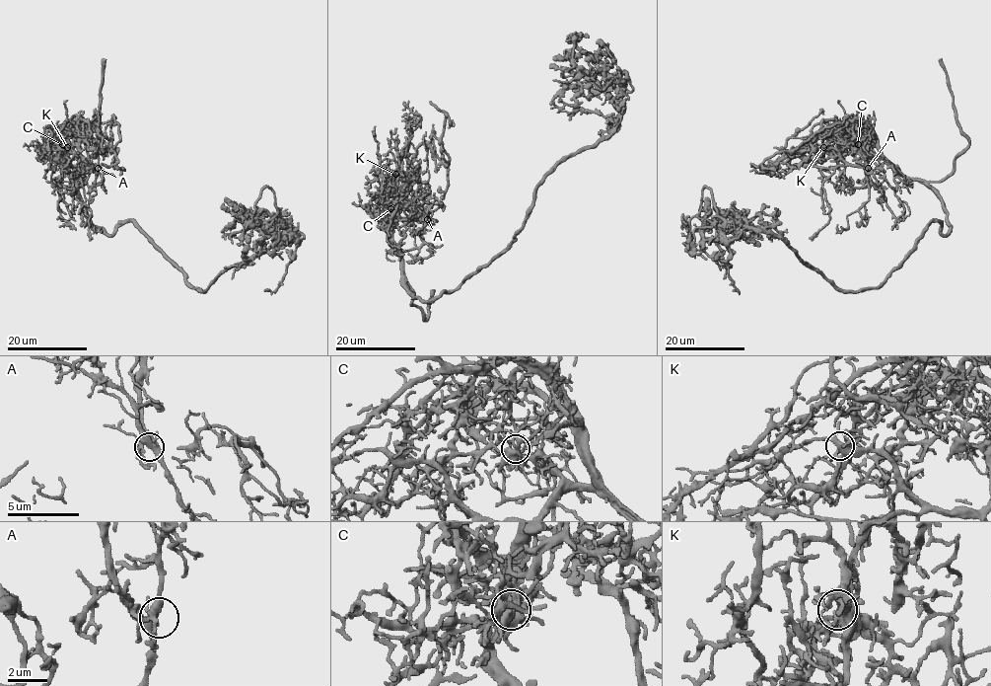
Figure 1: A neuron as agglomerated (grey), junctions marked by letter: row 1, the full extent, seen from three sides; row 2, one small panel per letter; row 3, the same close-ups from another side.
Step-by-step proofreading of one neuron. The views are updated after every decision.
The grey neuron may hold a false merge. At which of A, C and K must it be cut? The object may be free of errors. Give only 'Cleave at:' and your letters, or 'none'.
Cleave at: C

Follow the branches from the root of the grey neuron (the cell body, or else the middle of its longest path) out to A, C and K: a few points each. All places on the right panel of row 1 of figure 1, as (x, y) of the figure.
A: (919, 239), (934, 221), (943, 235), (951, 230), (941, 198), (908, 180), (876, 137), (866, 143), (868, 168)
C: (919, 239), (934, 221), (941, 225), (943, 235), (951, 230), (941, 198), (858, 145)
K: (919, 239), (934, 221), (943, 235), (951, 230), (931, 189), (906, 180), (881, 157), (848, 165), (823, 147)

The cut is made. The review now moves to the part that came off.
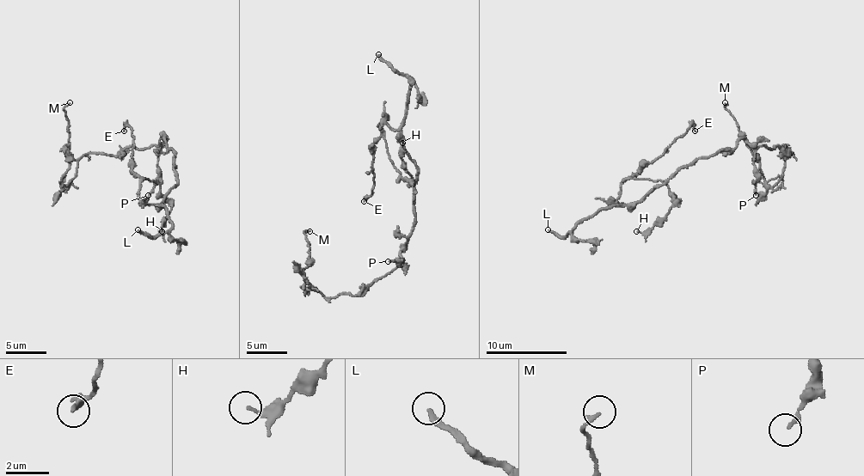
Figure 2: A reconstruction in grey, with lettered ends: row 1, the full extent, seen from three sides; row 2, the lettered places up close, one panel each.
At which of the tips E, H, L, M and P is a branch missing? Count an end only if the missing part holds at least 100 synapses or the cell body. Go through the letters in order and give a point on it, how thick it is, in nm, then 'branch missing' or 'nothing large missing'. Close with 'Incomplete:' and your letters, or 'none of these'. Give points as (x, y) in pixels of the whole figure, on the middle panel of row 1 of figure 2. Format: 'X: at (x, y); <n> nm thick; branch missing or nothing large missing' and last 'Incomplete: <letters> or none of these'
E: at (364, 201); 200 nm thick; nothing large missing
H: at (402, 143); 170 nm thick; nothing large missing
L: at (378, 54); 260 nm thick; branch missing
M: at (309, 231); 190 nm thick; nothing large missing
P: at (388, 261); 200 nm thick; nothing large missing
Incomplete: L

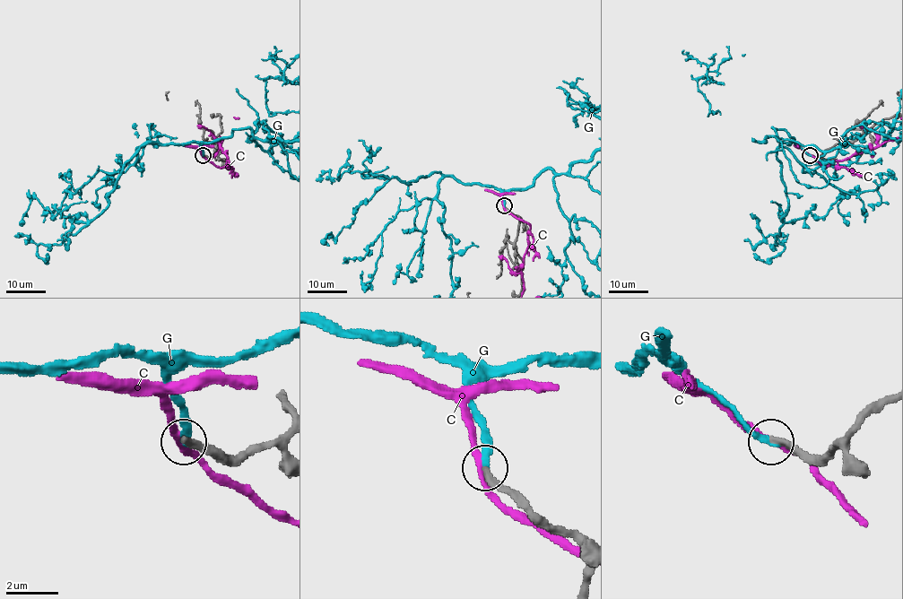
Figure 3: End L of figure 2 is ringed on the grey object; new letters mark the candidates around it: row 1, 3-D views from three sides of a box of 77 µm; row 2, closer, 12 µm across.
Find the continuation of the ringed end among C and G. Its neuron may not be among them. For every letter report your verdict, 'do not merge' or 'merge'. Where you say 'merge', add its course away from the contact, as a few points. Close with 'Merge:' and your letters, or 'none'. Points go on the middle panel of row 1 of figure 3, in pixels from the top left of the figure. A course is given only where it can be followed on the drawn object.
C: do not merge
G: merge
Merge: G

